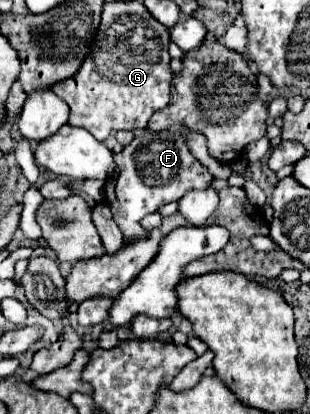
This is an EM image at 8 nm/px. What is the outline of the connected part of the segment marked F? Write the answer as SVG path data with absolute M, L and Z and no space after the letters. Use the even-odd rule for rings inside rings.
M147 130L143 136L133 138L119 154L115 154L115 162L119 164L117 174L105 182L103 192L113 220L125 236L125 244L131 244L135 238L149 238L149 230L141 226L143 216L159 210L167 202L179 200L185 190L191 190L193 186L205 186L205 182L213 178L189 150L183 132ZM141 164L145 166L141 168Z

